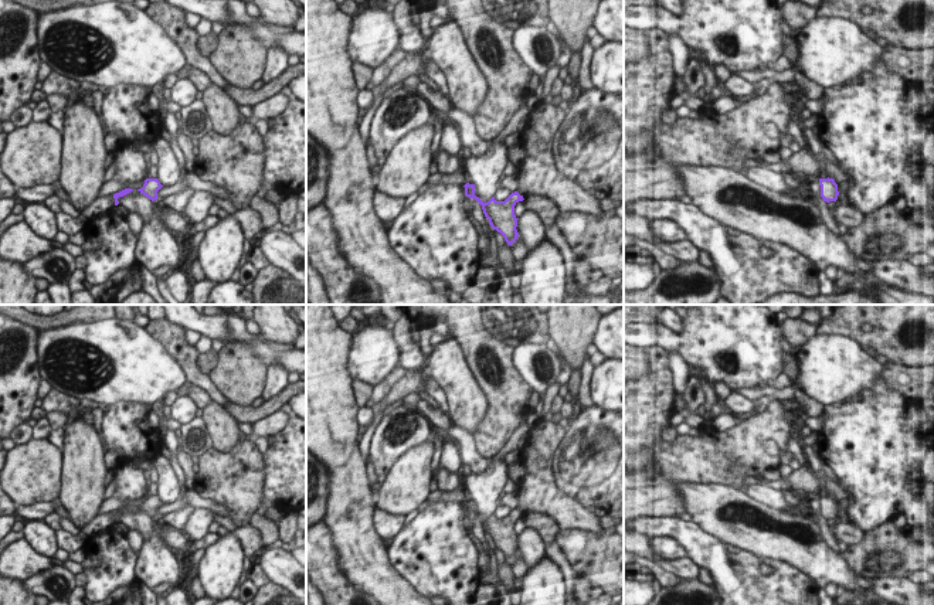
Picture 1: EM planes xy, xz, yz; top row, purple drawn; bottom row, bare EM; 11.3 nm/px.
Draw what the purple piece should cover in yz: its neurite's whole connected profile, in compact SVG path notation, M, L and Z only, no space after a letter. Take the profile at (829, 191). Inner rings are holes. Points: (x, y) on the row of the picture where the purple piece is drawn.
M819 179L819 186L821 186L821 197L823 201L836 201L839 191L838 191L838 184L835 183L833 179Z

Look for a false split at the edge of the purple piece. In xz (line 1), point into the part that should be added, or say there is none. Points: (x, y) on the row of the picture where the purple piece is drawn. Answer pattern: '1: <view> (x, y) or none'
1: none

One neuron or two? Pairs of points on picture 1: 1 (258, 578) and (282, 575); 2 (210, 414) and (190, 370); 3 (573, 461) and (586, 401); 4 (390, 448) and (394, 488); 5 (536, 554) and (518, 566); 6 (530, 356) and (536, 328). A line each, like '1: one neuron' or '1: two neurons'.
1: two neurons
2: two neurons
3: two neurons
4: two neurons
5: two neurons
6: two neurons

